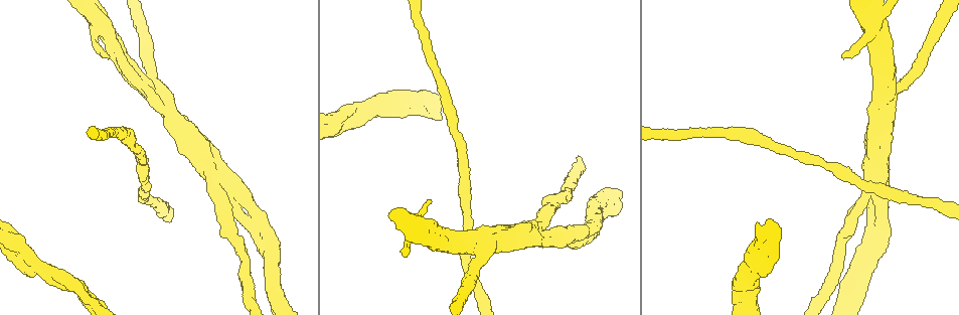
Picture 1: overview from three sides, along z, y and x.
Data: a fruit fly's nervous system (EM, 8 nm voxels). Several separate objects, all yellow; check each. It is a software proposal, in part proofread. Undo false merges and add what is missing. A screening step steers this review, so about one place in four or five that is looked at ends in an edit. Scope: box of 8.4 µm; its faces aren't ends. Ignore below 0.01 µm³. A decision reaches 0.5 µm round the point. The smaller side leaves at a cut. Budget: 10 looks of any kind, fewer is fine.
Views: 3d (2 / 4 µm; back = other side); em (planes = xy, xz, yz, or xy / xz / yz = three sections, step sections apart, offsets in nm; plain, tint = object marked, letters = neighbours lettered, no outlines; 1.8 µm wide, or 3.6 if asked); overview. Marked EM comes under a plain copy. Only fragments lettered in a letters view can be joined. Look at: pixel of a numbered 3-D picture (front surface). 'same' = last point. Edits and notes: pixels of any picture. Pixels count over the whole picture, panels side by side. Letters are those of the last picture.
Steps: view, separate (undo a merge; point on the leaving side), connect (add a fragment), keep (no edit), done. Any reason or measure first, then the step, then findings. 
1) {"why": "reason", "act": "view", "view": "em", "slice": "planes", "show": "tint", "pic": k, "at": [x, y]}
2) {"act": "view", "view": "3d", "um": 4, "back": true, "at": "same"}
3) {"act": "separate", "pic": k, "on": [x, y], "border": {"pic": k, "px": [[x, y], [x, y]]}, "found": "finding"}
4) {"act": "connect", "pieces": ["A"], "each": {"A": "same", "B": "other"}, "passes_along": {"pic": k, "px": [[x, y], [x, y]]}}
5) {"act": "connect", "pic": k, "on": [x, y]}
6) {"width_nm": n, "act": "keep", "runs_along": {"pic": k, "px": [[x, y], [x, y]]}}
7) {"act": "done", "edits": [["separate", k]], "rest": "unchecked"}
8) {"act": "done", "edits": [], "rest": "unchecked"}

{"why": "arms part here", "act": "view", "view": "em", "slice": "yz", "step": 16, "show": "letters", "pic": 1, "at": [158, 100]}

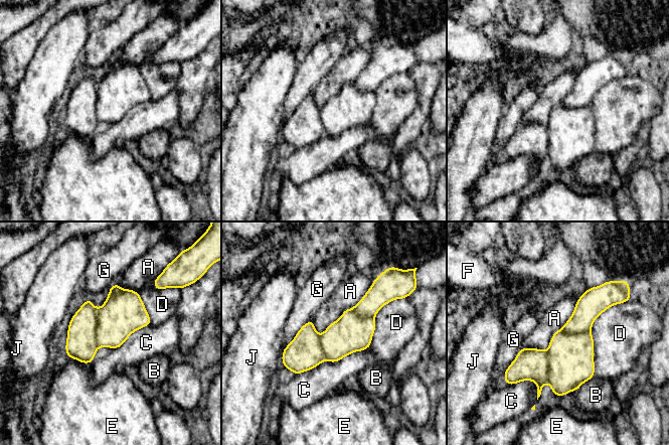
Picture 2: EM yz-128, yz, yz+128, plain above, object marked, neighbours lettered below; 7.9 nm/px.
{"why": "another direction", "act": "view", "view": "em", "slice": "planes", "show": "letters", "at": "same"}

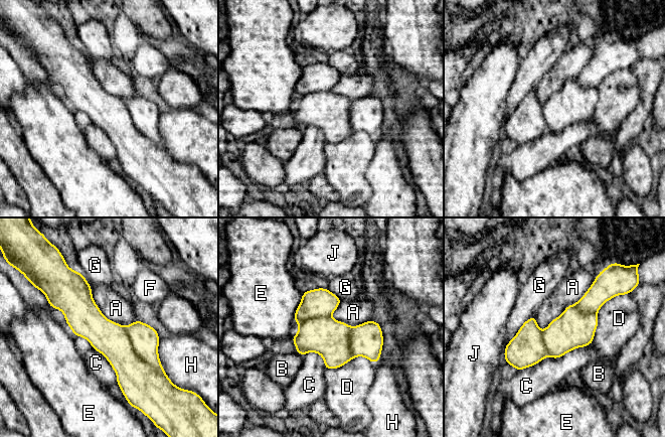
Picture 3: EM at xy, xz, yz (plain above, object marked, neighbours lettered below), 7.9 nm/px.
{"act": "separate", "pic": 3, "on": [145, 339], "each": {"A": "other", "B": "other", "C": "other", "D": "other", "E": "other", "F": "other", "G": "other", "H": "other", "J": "other"}, "border": {"pic": 3, "px": [[124, 327], [133, 349], [161, 373]]}, "found": "two neurons meet here"}

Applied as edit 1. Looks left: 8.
{"why": "see it whole again", "act": "view", "view": "overview"}

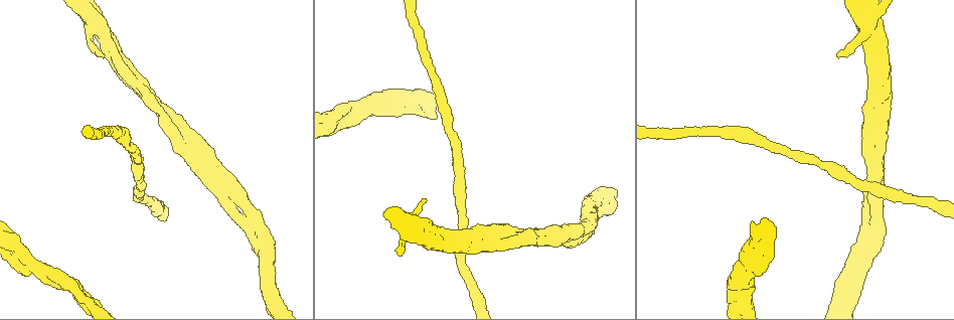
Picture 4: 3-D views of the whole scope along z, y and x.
{"act": "view", "view": "em", "slice": "planes", "show": "letters", "pic": 4, "at": [861, 38]}

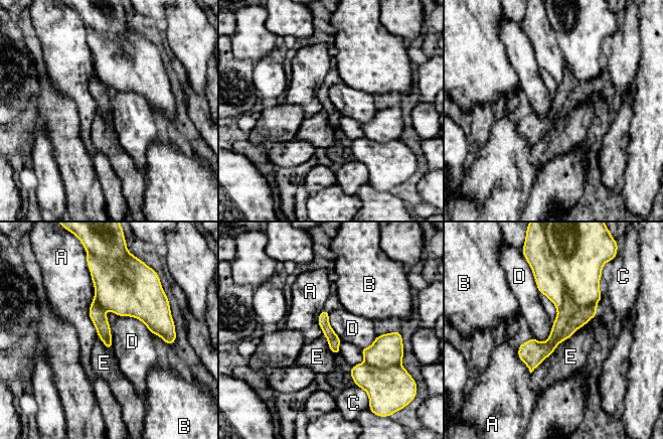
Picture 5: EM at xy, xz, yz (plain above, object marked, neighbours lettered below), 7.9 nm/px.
{"act": "separate", "pic": 5, "on": [570, 317], "each": {"A": "other", "B": "other", "C": "other", "D": "other", "E": "other"}, "part_leaving": {"pic": 5, "px": [[594, 308], [521, 356]]}, "found": "a second neuron is stuck on"}

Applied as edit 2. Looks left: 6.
{"act": "view", "view": "em", "slice": "planes", "show": "letters", "pic": 4, "at": [18, 255]}

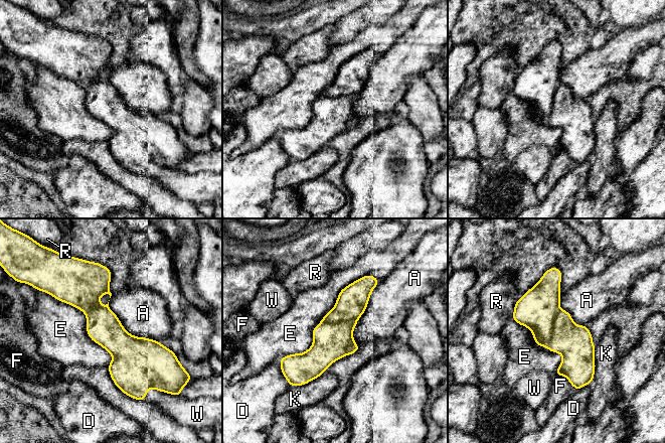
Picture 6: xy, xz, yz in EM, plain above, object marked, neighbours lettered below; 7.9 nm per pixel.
{"act": "keep", "each": {"A": "other", "D": "other", "E": "other", "F": "other", "K": "other", "R": "other", "W": "other"}, "runs_along": {"pic": 6, "px": [[105, 271], [95, 311], [125, 348], [125, 390]]}, "found": "all the same neuron"}

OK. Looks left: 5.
{"why": "arms run side by side", "act": "view", "view": "em", "slice": "planes", "show": "letters", "pic": 4, "at": [530, 237]}

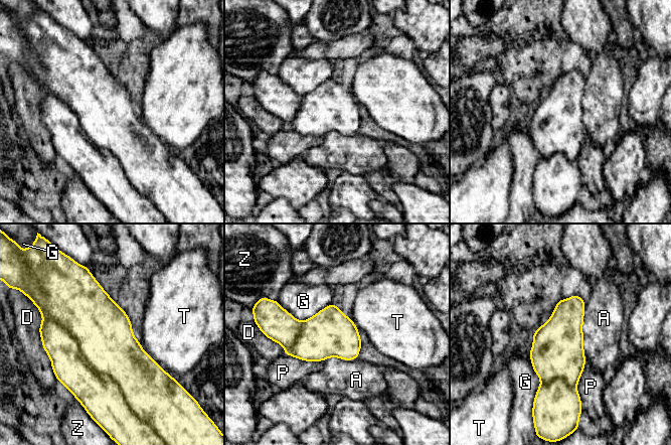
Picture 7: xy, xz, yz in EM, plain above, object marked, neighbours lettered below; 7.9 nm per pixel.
{"act": "keep", "each": {"A": "other", "D": "other", "G": "other", "P": "other", "T": "other", "Z": "other"}, "border": {"pic": 7, "px": [[584, 303], [582, 347], [586, 362]]}, "found": "continuous, no second neuron"}

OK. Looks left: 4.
{"act": "done", "edits": [["separate", 3], ["separate", 5]], "rest": "unchecked"}

